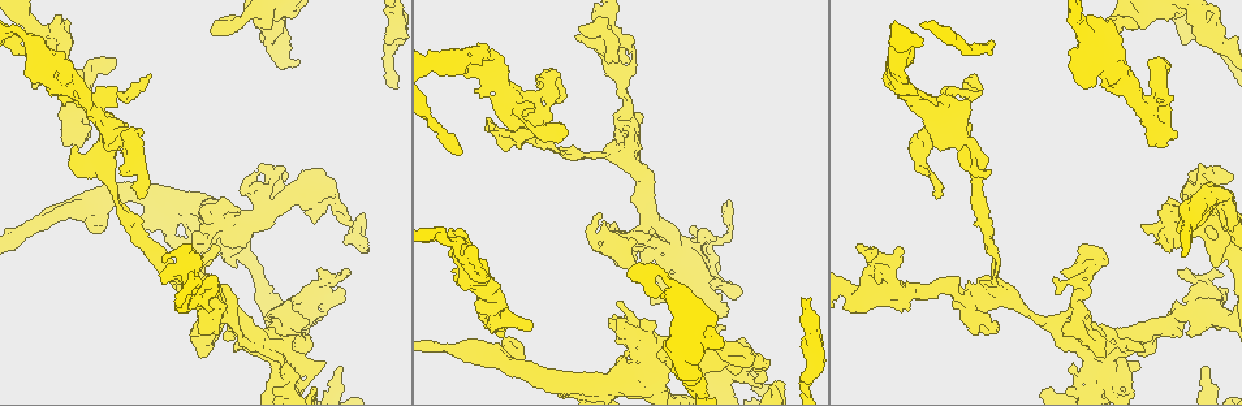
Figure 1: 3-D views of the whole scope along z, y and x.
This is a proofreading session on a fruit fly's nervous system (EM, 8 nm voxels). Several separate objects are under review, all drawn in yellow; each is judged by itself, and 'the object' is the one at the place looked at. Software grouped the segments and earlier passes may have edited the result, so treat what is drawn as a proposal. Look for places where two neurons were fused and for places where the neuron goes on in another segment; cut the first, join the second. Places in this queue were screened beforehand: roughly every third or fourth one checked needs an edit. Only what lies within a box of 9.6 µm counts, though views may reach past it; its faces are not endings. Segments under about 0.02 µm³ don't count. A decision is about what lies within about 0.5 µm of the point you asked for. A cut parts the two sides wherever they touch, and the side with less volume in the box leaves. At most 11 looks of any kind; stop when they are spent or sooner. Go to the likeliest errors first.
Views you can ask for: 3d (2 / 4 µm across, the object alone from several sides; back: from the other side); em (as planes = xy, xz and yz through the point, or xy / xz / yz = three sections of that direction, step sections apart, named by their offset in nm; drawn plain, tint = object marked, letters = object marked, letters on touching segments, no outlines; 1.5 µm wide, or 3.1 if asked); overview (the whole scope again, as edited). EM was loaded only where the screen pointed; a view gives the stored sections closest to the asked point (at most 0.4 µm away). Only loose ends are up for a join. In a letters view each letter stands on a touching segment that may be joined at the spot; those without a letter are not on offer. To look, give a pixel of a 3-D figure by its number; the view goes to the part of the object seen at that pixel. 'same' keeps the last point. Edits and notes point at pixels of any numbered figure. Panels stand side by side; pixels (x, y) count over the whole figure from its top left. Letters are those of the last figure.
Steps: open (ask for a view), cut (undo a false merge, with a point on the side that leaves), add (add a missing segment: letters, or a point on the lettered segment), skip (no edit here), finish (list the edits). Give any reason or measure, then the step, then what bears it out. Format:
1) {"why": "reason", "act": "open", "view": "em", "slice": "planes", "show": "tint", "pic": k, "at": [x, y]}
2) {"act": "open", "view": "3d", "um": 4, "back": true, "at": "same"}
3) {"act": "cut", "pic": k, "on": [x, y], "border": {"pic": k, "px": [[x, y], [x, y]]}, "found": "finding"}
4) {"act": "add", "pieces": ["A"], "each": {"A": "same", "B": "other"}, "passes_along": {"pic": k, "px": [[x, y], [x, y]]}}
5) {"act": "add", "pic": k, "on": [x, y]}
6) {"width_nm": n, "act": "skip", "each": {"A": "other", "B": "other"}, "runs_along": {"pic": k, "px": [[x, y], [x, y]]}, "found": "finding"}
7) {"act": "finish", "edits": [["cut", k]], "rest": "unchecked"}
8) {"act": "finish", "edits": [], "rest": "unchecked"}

{"why": "two arms at a narrow angle", "act": "open", "view": "3d", "um": 4, "pic": 1, "at": [115, 134]}

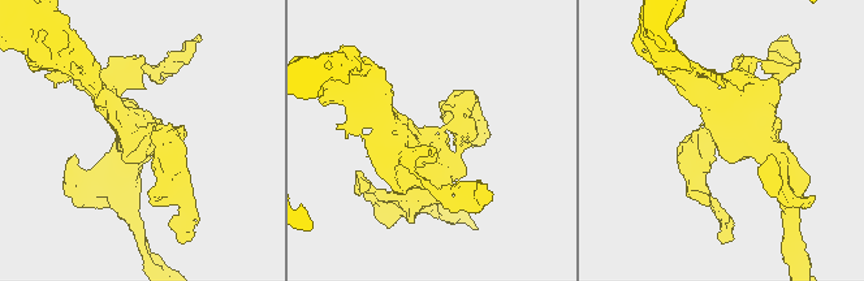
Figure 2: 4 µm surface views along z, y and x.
{"arms": 4, "why": "shape alone is not enough", "act": "open", "view": "em", "slice": "yz", "step": 4, "show": "tint", "pic": 2, "at": [439, 149]}

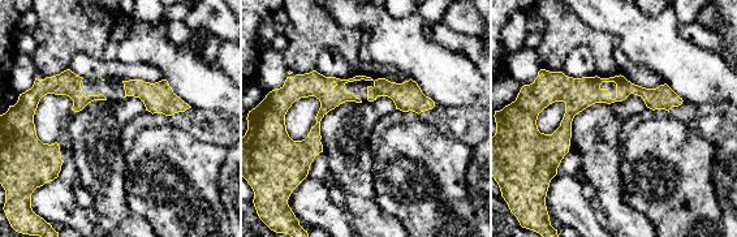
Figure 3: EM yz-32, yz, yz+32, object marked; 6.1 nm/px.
{"act": "open", "view": "em", "slice": "yz", "step": 4, "show": "letters", "at": "same"}

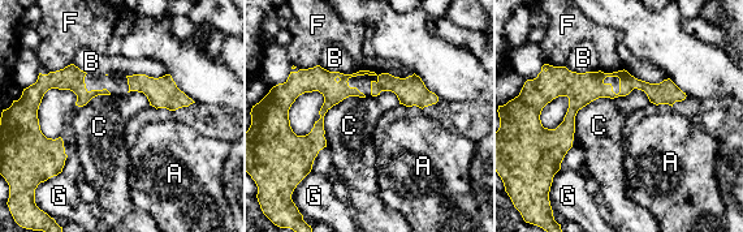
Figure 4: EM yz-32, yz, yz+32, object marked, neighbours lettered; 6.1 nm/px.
{"act": "skip", "each": {"A": "other", "B": "other", "C": "other", "F": "other", "G": "other"}, "border": {"pic": 4, "px": [[651, 102], [596, 98], [574, 132]]}, "found": "one neuron here"}

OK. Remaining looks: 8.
{"why": "stops while still wide", "act": "open", "view": "3d", "um": 4, "pic": 1, "at": [1167, 102]}

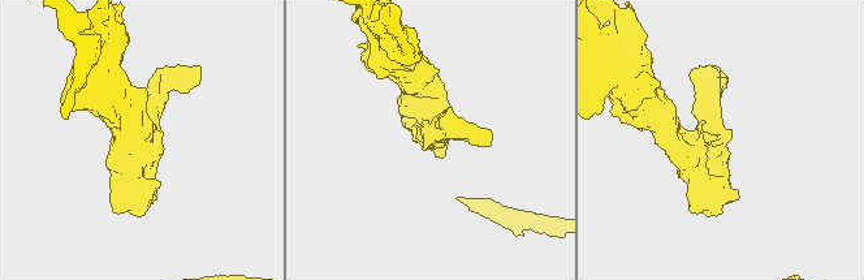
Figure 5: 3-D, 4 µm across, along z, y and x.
{"arm_widths_nm": [220, 340], "act": "open", "view": "em", "slice": "planes", "show": "plain", "pic": 5, "at": [722, 144]}

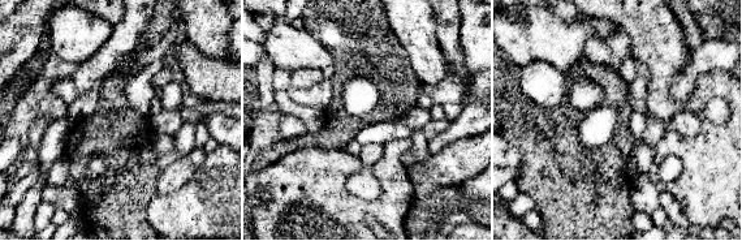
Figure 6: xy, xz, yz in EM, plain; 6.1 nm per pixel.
{"act": "open", "view": "em", "slice": "planes", "show": "letters", "at": "same"}

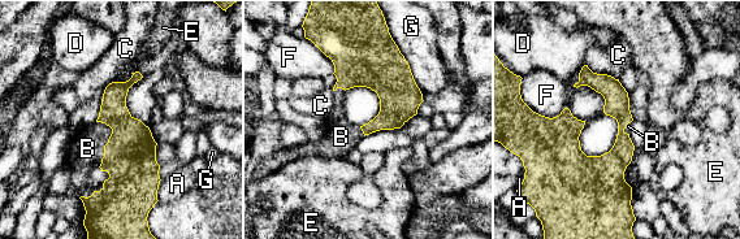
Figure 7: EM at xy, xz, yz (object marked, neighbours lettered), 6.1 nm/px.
{"act": "add", "pieces": ["B"], "each": {"A": "other", "B": "same", "C": "other", "D": "other", "E": "other", "F": "other", "G": "other"}, "passes_along": {"pic": 7, "px": [[129, 157], [109, 137], [87, 148]]}, "found": "it goes on there"}

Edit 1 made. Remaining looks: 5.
{"why": "see it whole again", "act": "open", "view": "overview"}

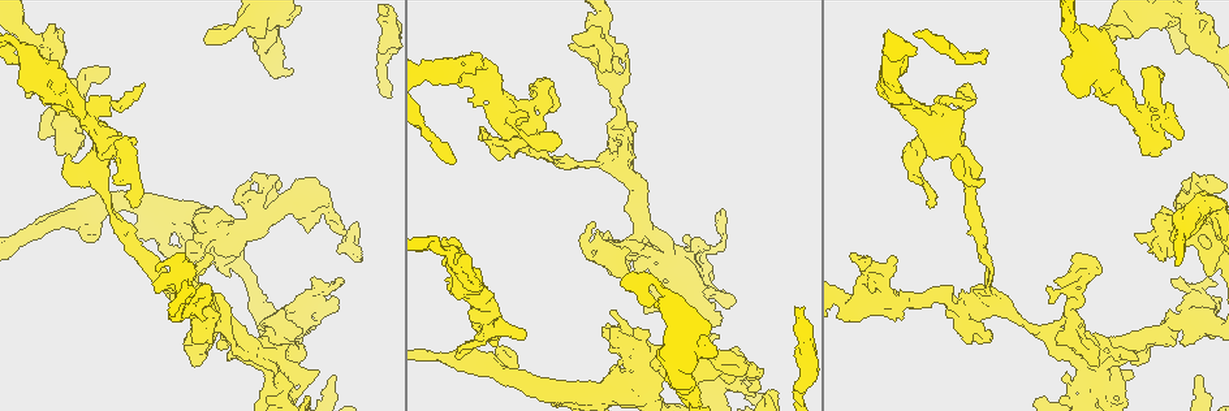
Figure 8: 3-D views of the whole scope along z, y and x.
{"act": "open", "view": "3d", "um": 2, "pic": 8, "at": [385, 59]}

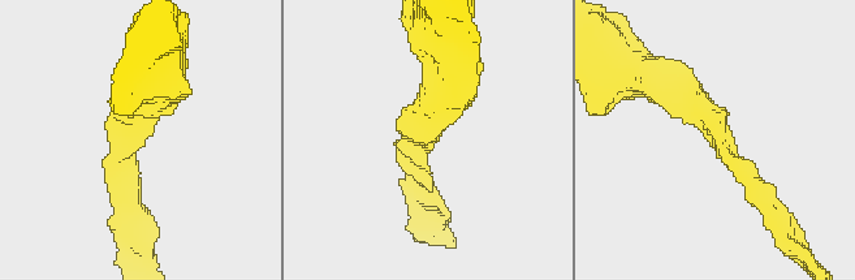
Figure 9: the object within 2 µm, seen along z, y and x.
{"why": "now the EM", "act": "open", "view": "em", "slice": "planes", "show": "plain", "pic": 9, "at": [131, 147]}

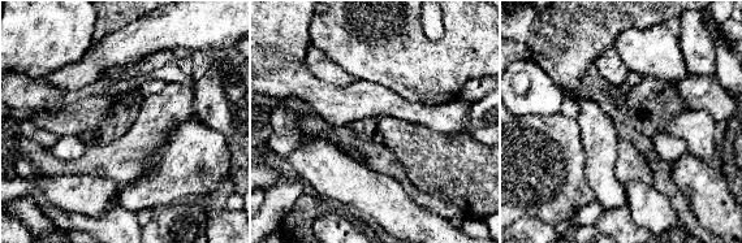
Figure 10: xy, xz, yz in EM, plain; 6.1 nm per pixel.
{"act": "open", "view": "em", "slice": "planes", "show": "letters", "at": "same"}

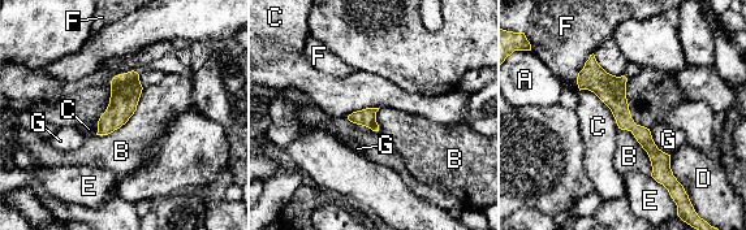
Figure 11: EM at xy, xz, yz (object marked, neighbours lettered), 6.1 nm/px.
{"act": "skip", "each": {"A": "other", "B": "other", "C": "other", "D": "other", "E": "other", "F": "other", "G": "other"}, "border": {"pic": 11, "px": [[143, 89], [134, 113], [96, 135]]}, "found": "one neuron here"}

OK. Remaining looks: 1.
{"act": "finish", "edits": [["add", 7]], "rest": "unchecked"}

